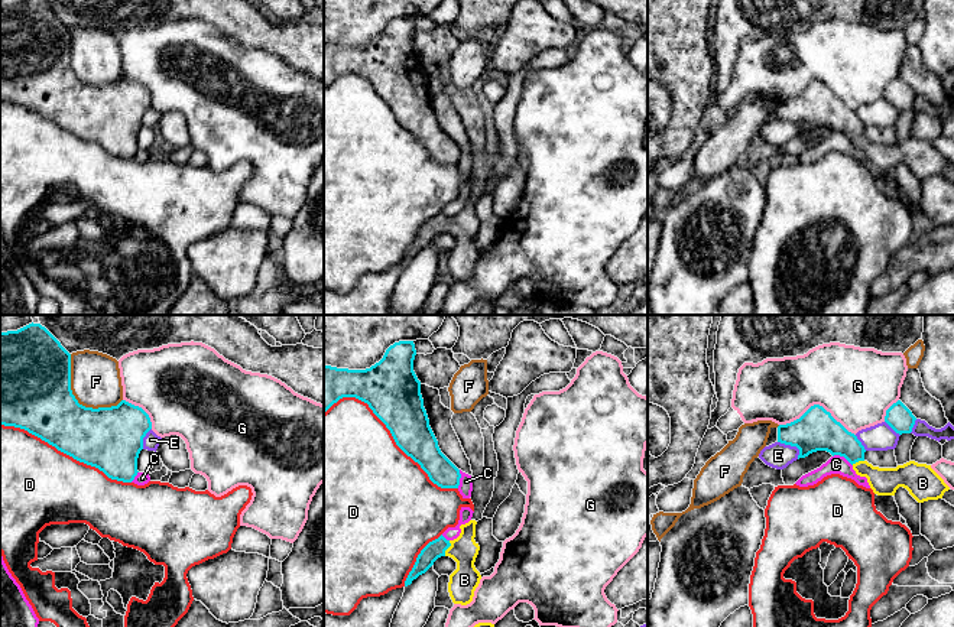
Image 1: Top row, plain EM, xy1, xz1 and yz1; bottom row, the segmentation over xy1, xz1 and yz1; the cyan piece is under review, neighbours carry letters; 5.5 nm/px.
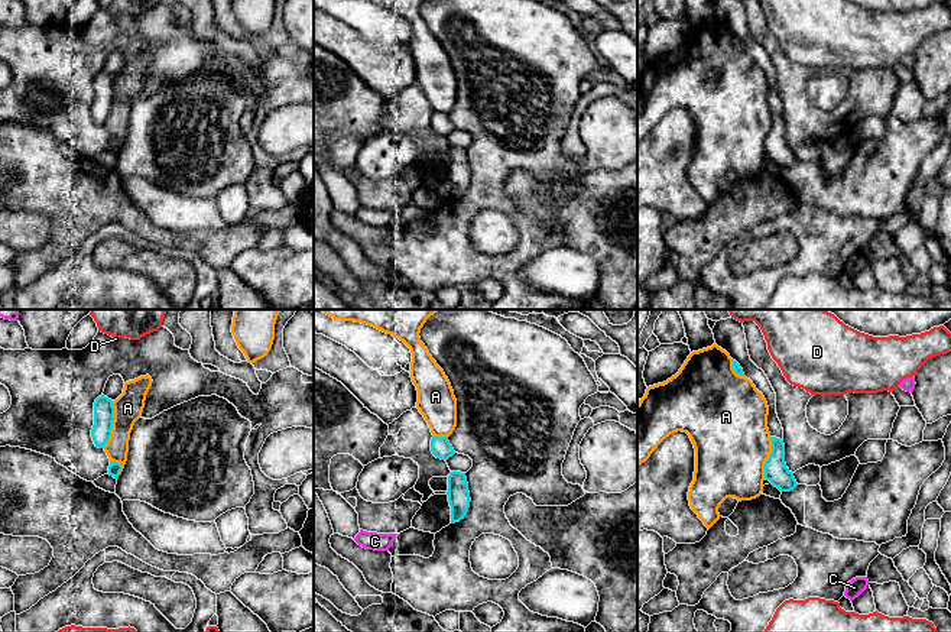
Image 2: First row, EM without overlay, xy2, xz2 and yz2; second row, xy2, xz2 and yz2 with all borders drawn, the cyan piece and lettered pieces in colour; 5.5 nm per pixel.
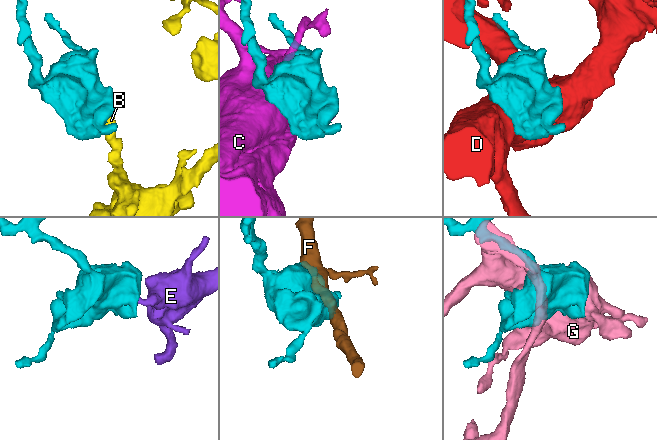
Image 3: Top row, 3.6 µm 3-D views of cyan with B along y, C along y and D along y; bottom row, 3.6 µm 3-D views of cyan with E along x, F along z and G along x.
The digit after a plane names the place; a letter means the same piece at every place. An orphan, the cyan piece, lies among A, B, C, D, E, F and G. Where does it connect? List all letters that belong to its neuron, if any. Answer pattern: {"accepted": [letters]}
{"accepted": ["B"]}

